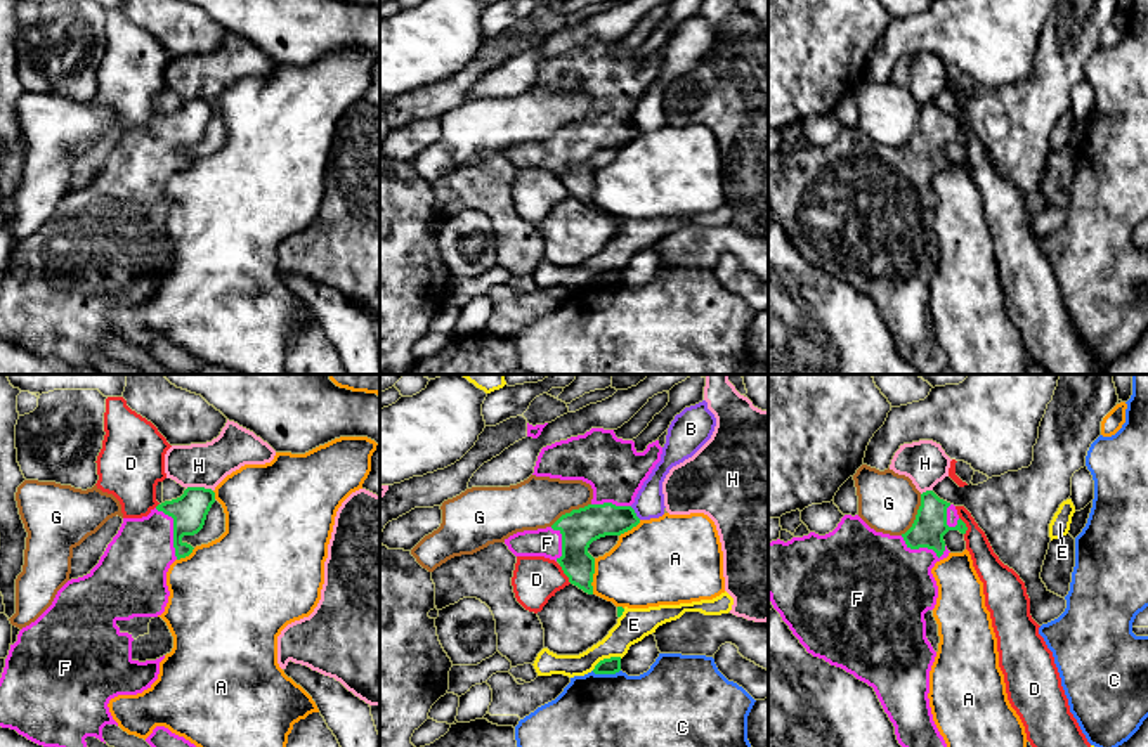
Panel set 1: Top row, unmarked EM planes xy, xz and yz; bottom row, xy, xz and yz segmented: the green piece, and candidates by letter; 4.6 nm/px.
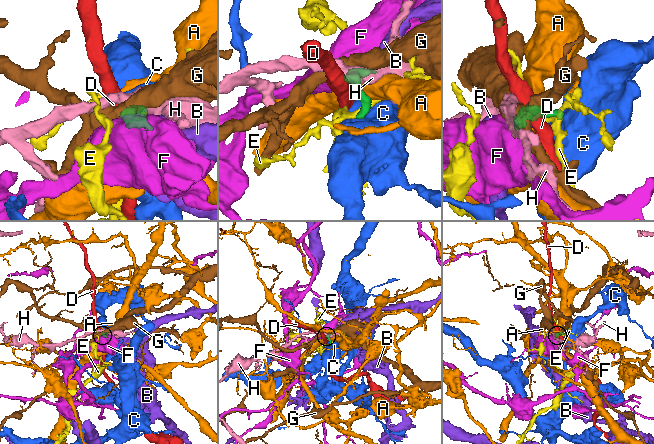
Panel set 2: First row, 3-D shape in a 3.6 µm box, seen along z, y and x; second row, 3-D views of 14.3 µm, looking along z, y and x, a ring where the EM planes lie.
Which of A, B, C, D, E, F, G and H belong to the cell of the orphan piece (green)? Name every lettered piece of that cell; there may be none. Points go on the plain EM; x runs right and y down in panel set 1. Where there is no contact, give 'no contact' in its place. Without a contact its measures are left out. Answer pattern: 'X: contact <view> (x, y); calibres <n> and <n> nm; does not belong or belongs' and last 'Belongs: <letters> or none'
A: contact xz (592, 188); calibres 170 and 360 nm; does not belong
B: contact xz (635, 125); calibres 170 and 140 nm; does not belong
C: contact xz (606, 285); calibres 80 and 500 nm; does not belong
D: contact xz (564, 184); calibres 170 and 220 nm; does not belong
E: contact xz (606, 271); calibres 80 and 150 nm; does not belong
F: contact xy (174, 142); calibres 160 and 300 nm; belongs
G: contact yz (916, 127); calibres 160 and 280 nm; does not belong
H: contact xy (200, 99); calibres 160 and 200 nm; does not belong
Belongs: F

